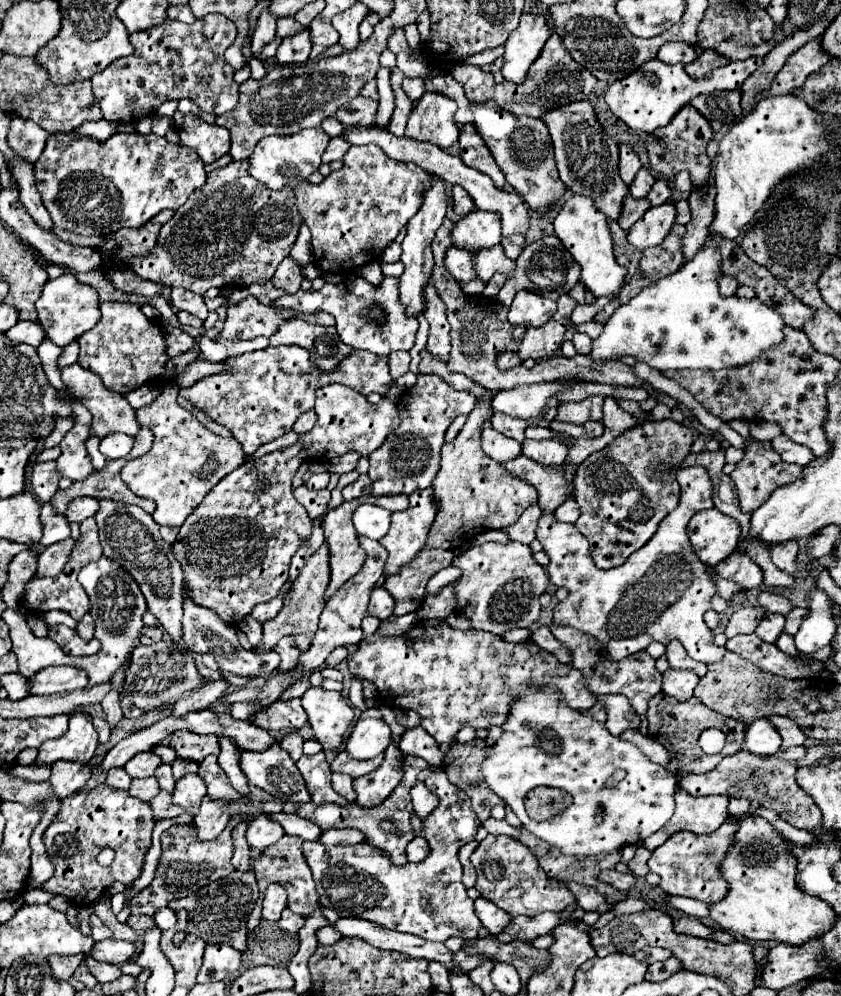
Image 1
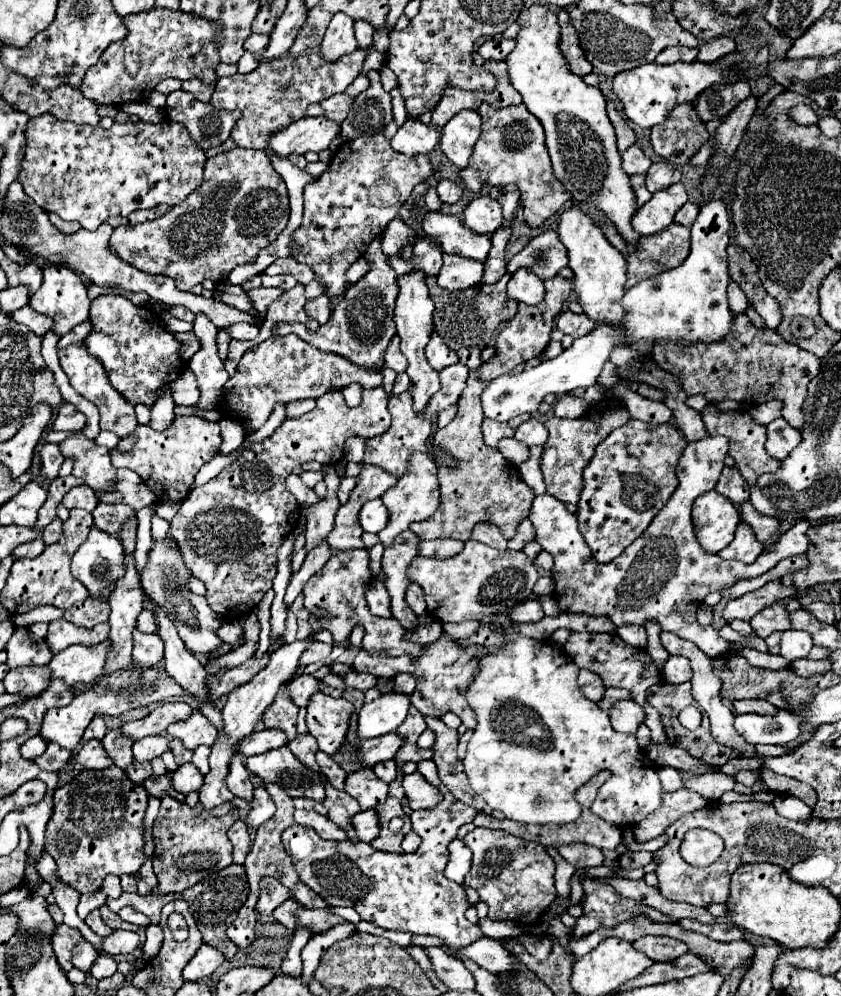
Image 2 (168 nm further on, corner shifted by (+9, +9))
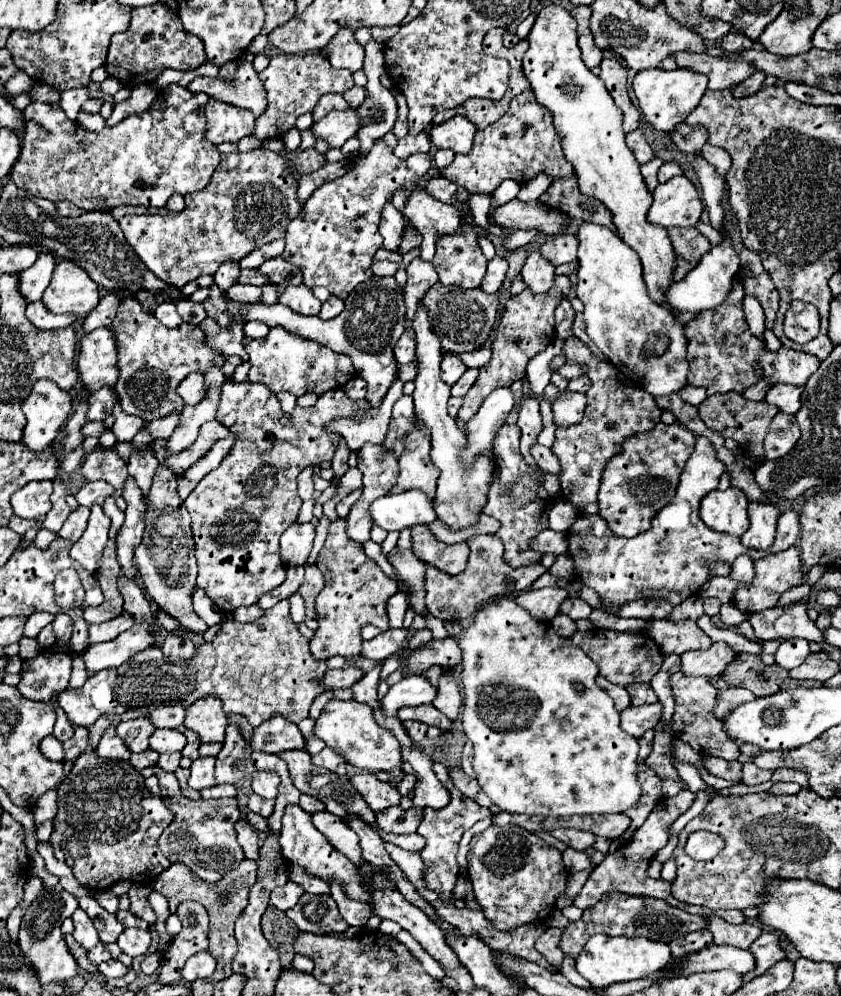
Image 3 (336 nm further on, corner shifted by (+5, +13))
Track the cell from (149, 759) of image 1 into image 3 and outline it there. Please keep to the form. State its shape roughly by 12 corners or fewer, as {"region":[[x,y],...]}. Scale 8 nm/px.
{"region":[[158,729],[150,749],[158,753],[182,751],[186,735],[176,729]]}

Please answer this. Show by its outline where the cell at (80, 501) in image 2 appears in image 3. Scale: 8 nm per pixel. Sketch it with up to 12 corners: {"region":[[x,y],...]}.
{"region":[[92,481],[76,493],[80,505],[102,505],[114,493],[106,481]]}

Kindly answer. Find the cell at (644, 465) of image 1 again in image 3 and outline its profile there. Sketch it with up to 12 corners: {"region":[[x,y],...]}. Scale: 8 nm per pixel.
{"region":[[658,423],[604,469],[600,517],[618,537],[672,501],[694,433]]}

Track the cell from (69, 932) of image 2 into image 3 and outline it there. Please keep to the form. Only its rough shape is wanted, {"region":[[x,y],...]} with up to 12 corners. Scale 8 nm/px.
{"region":[[66,935],[70,953],[84,971],[96,973],[98,965],[88,959],[88,951]]}

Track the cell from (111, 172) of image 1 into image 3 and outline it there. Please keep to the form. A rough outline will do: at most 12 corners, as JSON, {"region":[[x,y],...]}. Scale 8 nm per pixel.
{"region":[[170,85],[98,133],[24,109],[10,179],[84,211],[164,207],[220,163]]}

